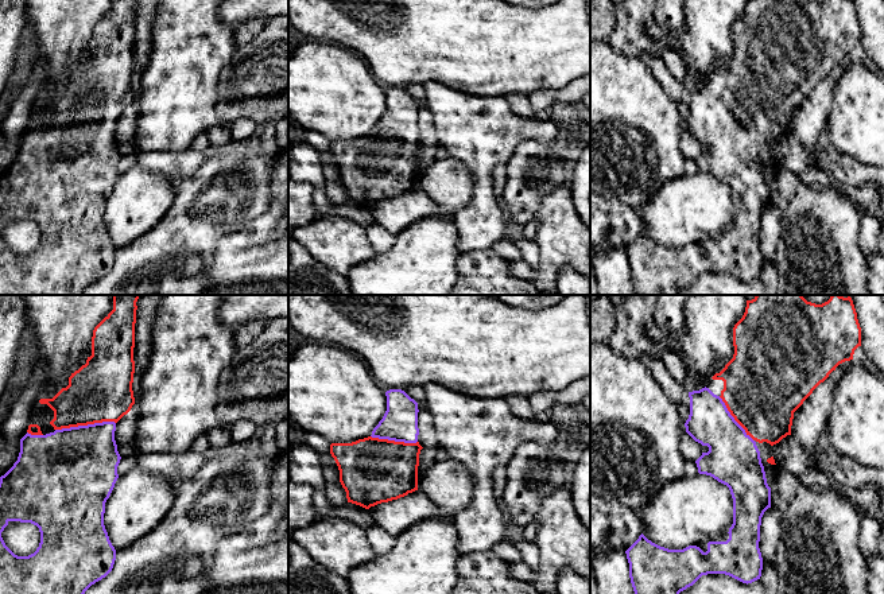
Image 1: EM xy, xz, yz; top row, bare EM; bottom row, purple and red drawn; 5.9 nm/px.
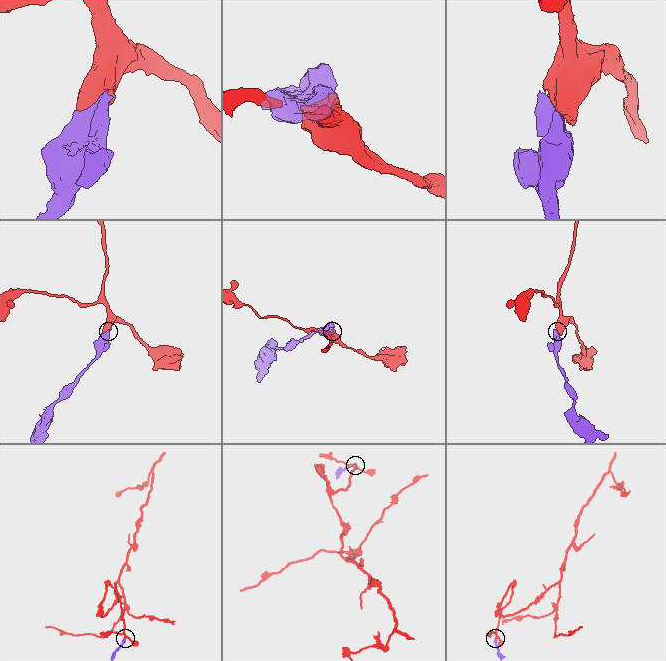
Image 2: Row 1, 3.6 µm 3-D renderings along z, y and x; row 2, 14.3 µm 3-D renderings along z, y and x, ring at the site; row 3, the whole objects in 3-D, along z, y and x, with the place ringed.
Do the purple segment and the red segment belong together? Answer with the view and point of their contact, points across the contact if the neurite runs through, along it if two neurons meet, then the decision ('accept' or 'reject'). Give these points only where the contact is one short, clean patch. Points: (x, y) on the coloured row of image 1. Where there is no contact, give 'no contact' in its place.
xy (85, 426) | accept

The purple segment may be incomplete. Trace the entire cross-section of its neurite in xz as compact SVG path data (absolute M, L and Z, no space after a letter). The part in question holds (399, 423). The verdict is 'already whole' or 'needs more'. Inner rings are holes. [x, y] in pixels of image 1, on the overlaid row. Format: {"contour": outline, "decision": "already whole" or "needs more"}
{"contour": "M402 389L385 392L387 411L372 435L352 443L332 443L330 454L340 470L348 502L365 509L418 490L419 454L418 403Z", "decision": "needs more"}

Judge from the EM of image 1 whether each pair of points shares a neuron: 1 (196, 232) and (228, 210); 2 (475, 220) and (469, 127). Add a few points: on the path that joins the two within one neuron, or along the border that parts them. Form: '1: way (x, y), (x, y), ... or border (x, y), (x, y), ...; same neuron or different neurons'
1: way (204, 224), (220, 210); same neuron
2: way (481, 197), (481, 150); same neuron

